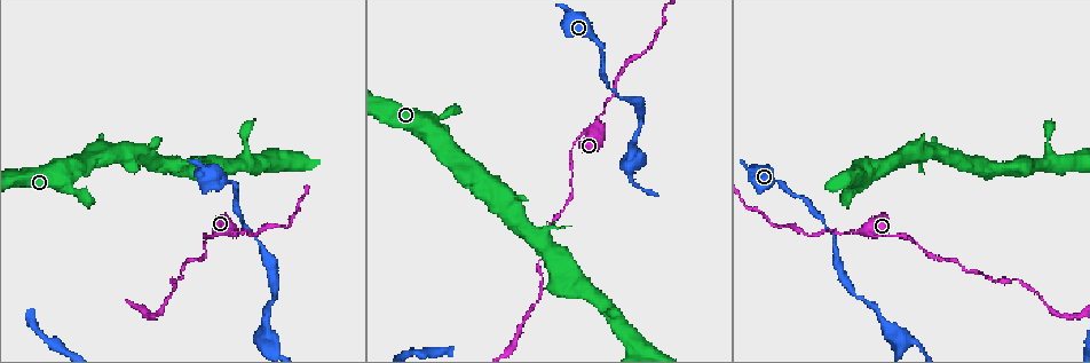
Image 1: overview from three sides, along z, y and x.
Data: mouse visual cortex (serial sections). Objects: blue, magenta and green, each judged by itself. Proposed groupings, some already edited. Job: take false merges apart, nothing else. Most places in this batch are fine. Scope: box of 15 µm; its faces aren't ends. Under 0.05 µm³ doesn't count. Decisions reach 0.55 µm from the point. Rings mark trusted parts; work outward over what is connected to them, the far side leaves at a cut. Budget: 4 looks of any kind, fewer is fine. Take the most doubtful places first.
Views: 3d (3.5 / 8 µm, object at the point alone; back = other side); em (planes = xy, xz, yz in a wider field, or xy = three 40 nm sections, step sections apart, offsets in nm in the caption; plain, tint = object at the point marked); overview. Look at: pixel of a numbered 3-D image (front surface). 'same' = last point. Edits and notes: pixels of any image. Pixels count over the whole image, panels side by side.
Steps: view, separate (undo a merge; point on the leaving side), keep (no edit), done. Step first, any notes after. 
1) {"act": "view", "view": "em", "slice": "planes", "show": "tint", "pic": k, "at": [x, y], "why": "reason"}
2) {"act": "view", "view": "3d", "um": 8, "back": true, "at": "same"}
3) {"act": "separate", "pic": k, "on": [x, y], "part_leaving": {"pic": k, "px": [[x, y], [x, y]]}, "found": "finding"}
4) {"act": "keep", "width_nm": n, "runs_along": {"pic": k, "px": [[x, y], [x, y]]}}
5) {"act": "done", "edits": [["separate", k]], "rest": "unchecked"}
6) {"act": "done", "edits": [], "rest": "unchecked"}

{"act": "view", "view": "3d", "um": 3.5, "pic": 1, "at": [231, 232], "why": "thin arm on a thick one"}

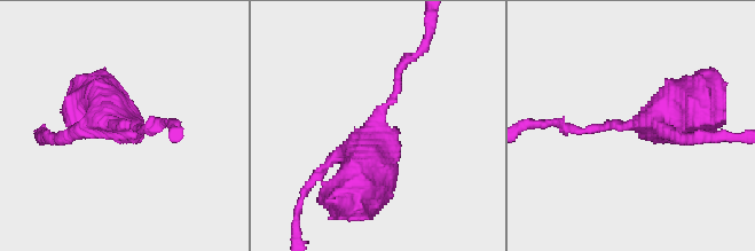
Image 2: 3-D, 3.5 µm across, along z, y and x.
{"act": "view", "view": "em", "slice": "xy", "step": 1, "show": "tint", "pic": 2, "at": [633, 123], "arms": 3, "arm_widths_nm": [150, 200, 600], "why": "need the tissue"}

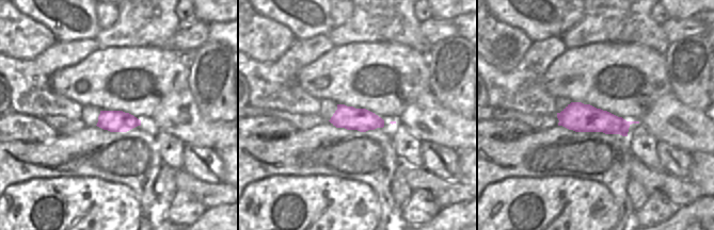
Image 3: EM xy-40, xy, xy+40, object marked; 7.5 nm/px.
{"act": "keep", "found": "one cell here"}

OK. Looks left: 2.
{"act": "view", "view": "3d", "um": 8, "pic": 1, "at": [639, 164], "why": "sharp bend"}

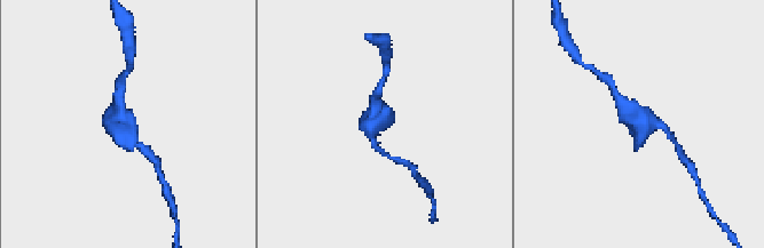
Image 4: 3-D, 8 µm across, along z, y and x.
{"act": "view", "view": "em", "slice": "xy", "step": 1, "show": "tint", "pic": 4, "at": [381, 121], "arms": 4, "arm_widths_nm": [200, 200, 250, 300], "why": "need the tissue"}

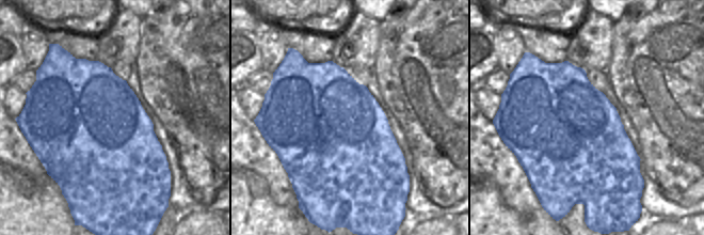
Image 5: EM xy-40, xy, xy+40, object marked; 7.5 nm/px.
{"act": "keep", "runs_along": {"pic": 4, "px": [[616, 97], [640, 121], [668, 130]]}, "found": "one cell here"}

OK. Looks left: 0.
{"act": "done", "edits": [], "rest": "unchecked"}

